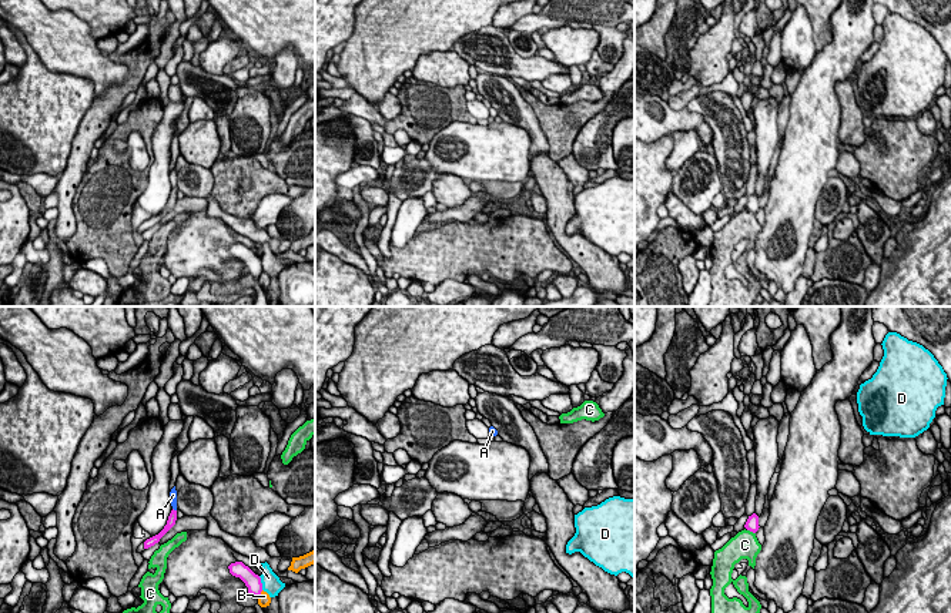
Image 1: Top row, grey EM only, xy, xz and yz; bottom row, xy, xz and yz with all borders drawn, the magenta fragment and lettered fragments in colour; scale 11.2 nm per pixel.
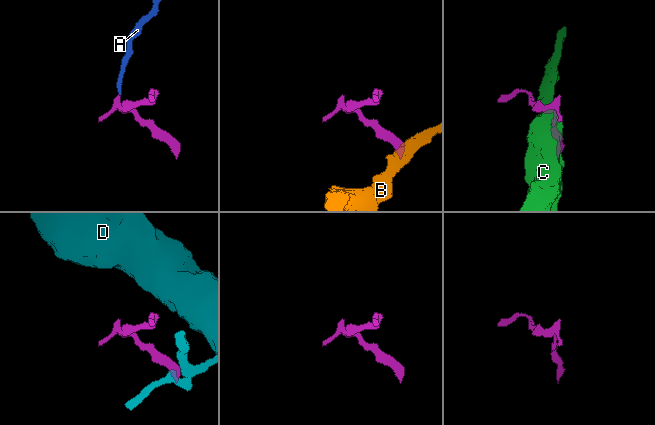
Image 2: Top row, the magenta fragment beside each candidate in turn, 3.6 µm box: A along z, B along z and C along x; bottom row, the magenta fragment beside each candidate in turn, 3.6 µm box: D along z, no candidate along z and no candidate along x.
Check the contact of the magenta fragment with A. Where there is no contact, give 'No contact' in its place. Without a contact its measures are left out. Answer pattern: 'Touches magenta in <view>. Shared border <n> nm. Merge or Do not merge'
Touches magenta in xy. Shared border 60 nm. Merge

